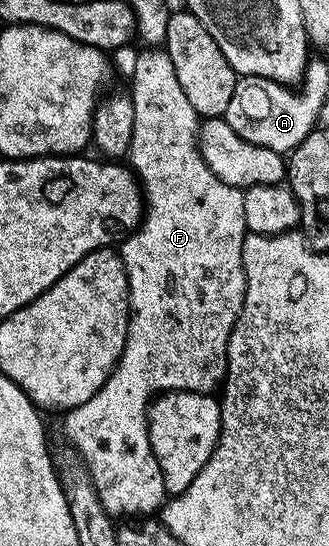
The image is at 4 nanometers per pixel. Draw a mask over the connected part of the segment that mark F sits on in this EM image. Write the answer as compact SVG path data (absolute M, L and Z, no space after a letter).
M147 49L135 63L135 128L133 129L133 145L129 156L129 167L135 172L145 192L145 218L139 230L127 236L121 243L123 264L129 277L129 289L131 290L131 332L127 338L127 348L121 357L121 361L115 367L115 372L109 377L107 384L99 390L97 397L85 401L77 410L70 412L67 419L67 439L79 450L78 458L85 464L87 472L91 475L92 482L101 499L101 505L107 510L108 515L131 515L127 517L151 517L154 513L162 512L169 496L166 491L165 478L162 476L161 465L158 464L154 455L153 445L150 444L150 421L148 412L158 397L167 392L188 391L210 395L218 392L227 382L227 350L233 329L241 317L241 309L245 305L247 296L247 274L245 273L245 261L243 250L248 237L248 229L245 225L245 197L243 191L233 185L225 185L199 152L199 129L201 117L189 105L189 97L185 97L185 89L181 89L181 81L177 81L177 69L173 69L173 61L163 49Z

